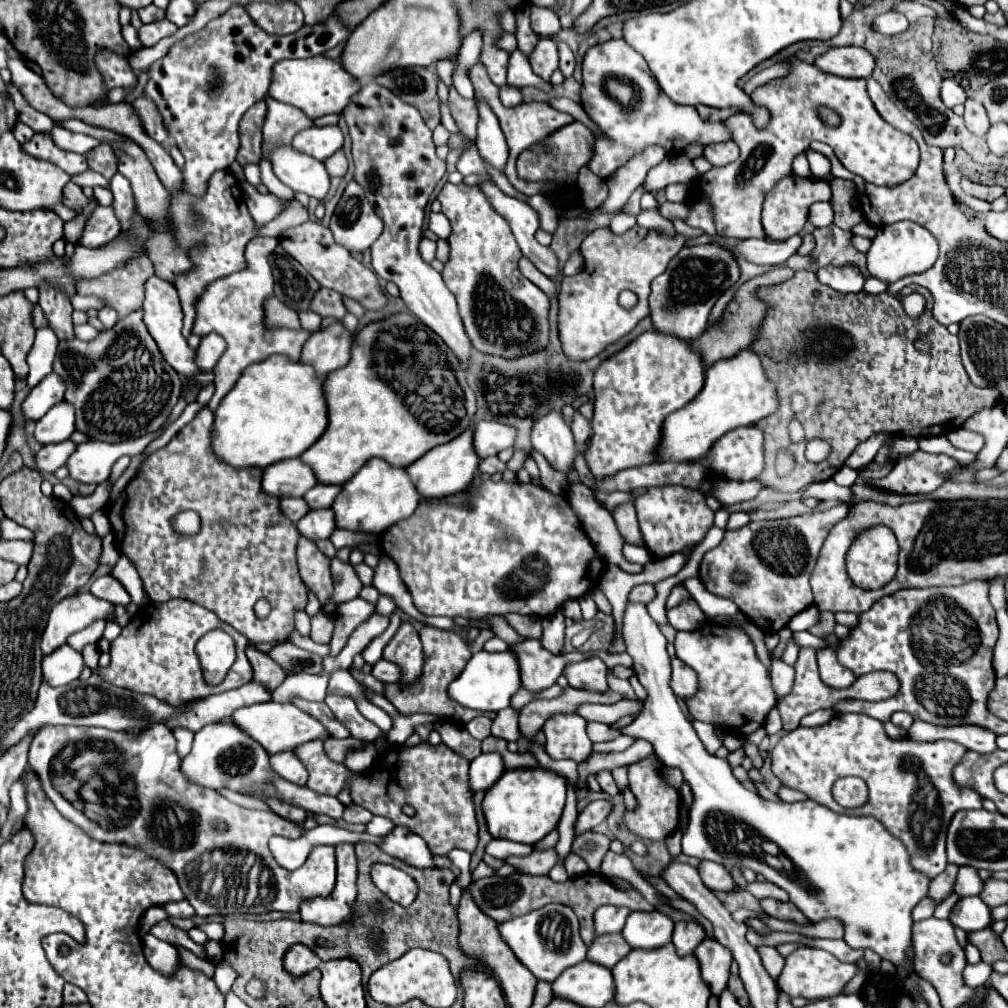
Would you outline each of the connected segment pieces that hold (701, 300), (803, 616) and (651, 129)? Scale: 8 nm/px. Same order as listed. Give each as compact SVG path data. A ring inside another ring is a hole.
M713 243L683 247L669 261L665 273L661 273L651 285L649 307L655 329L661 333L677 335L687 341L697 339L707 329L707 319L715 301L723 295L725 289L739 281L739 275L739 263L733 251L717 247Z
M811 605L805 611L799 611L789 621L789 629L791 631L809 631L809 627L813 627L815 623L819 623L819 609L815 605Z
M611 39L587 51L583 59L581 105L589 119L601 129L601 135L595 135L593 155L587 163L599 179L613 175L649 145L659 145L669 157L677 157L693 143L707 147L713 143L733 141L723 121L705 121L699 117L695 107L683 107L669 101L651 75L645 59L623 39ZM621 89L627 91L627 97L621 95Z

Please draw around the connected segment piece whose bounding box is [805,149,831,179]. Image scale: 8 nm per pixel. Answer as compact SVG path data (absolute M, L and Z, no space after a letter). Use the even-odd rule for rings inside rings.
M807 149L807 151L805 151L805 155L807 155L807 161L809 161L809 165L811 165L811 171L813 171L819 179L823 179L823 177L831 171L829 159L827 159L825 155L815 153L813 149Z

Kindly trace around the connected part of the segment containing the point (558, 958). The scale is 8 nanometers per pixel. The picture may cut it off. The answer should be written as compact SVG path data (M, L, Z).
M545 905L527 915L499 923L501 939L511 947L515 957L537 977L553 983L567 967L581 963L587 957L587 945L579 935L579 921L567 905Z

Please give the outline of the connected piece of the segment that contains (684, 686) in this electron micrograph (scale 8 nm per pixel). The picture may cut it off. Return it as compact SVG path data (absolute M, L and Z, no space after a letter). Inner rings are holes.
M671 657L671 687L673 687L673 693L681 699L693 695L697 691L697 675L695 671L685 665L681 659L677 657Z

